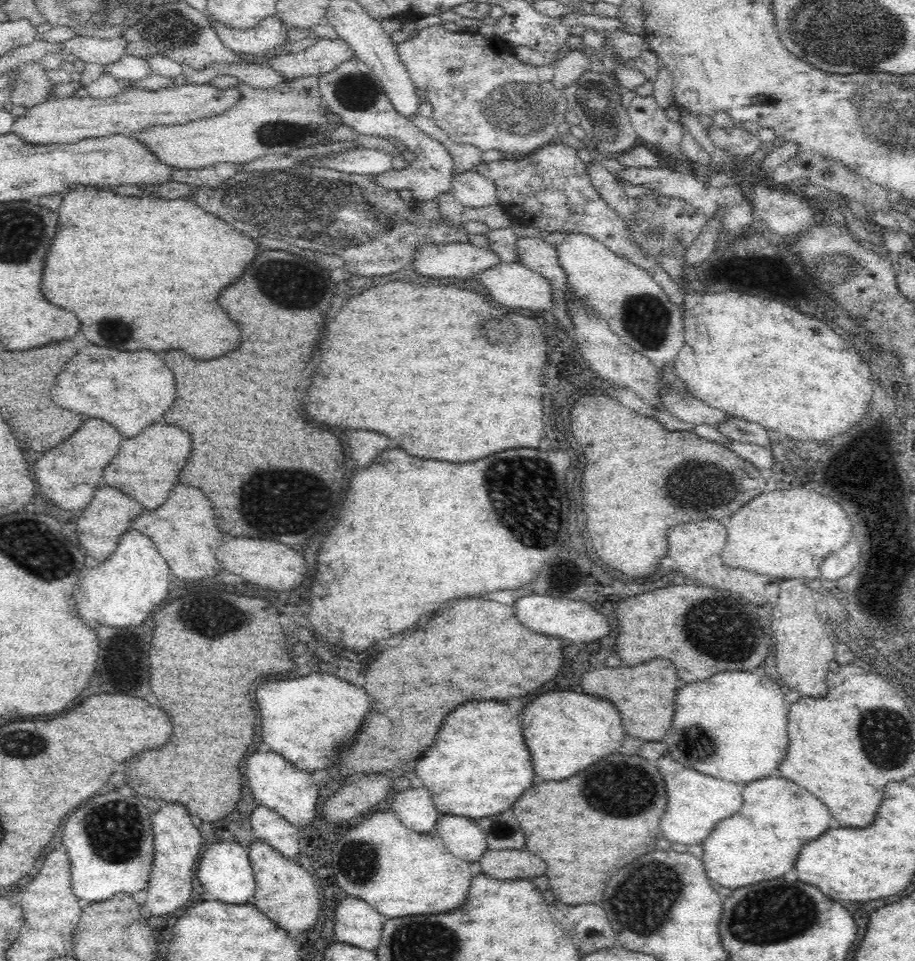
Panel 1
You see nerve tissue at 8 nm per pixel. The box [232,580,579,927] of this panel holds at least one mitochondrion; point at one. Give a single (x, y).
(359, 862)

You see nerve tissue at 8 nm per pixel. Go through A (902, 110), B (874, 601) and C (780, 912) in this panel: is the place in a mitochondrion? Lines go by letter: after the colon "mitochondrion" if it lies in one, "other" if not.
A: mitochondrion
B: other
C: mitochondrion

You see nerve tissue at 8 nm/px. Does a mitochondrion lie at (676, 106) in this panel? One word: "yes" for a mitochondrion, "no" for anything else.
no

